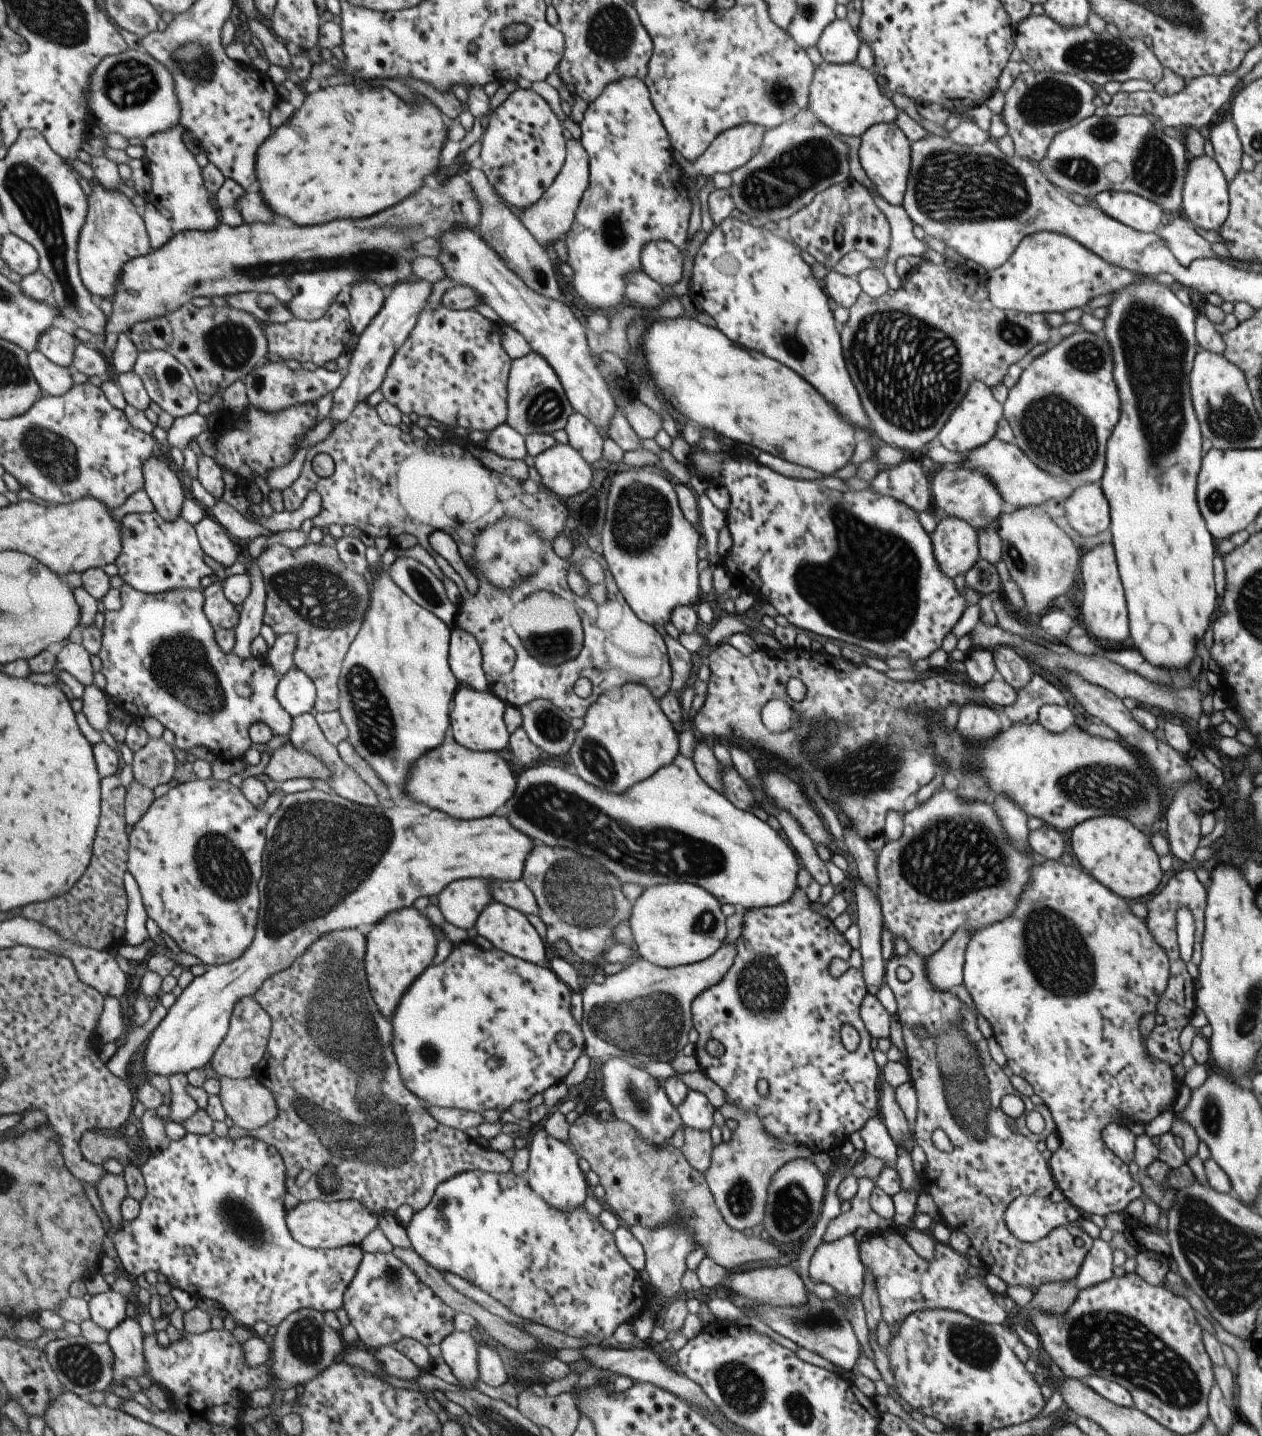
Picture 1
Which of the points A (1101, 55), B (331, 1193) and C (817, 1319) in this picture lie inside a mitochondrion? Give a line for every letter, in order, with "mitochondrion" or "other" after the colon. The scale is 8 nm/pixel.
A: mitochondrion
B: mitochondrion
C: mitochondrion

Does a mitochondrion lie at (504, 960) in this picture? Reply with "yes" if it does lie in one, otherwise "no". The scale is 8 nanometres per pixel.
no

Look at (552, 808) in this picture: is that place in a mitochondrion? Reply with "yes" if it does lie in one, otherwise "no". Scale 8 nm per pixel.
yes

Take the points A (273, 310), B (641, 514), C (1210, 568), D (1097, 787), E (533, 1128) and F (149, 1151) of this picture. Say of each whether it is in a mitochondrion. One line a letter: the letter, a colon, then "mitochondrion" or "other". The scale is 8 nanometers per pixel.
A: mitochondrion
B: mitochondrion
C: other
D: mitochondrion
E: other
F: other

